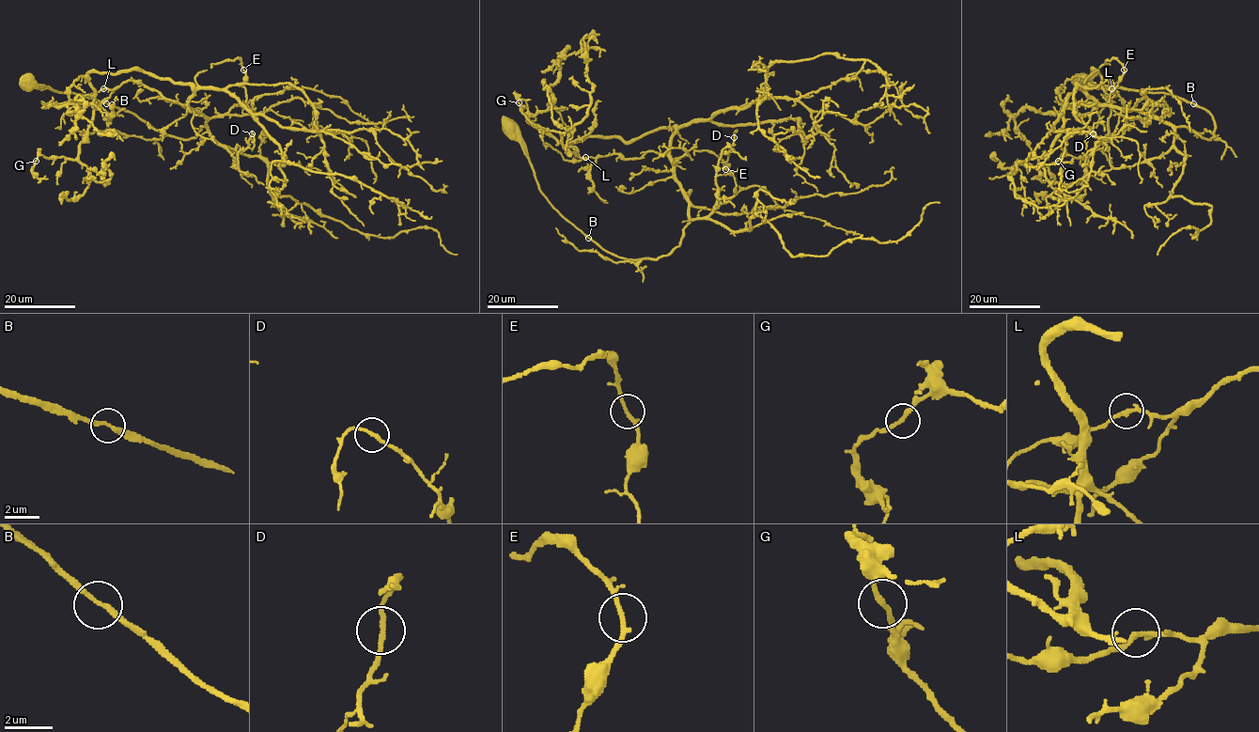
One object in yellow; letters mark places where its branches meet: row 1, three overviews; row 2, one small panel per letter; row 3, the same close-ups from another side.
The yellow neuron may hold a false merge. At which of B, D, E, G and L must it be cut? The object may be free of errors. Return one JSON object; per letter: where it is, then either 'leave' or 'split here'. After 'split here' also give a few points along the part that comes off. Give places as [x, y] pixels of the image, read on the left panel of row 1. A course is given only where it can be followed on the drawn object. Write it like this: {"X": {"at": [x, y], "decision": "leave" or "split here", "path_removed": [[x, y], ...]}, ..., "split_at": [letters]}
{"B": {"at": [106, 103], "decision": "leave"}, "D": {"at": [252, 133], "decision": "leave"}, "E": {"at": [243, 70], "decision": "leave"}, "G": {"at": [36, 161], "decision": "leave"}, "L": {"at": [103, 88], "decision": "leave"}, "split_at": []}

